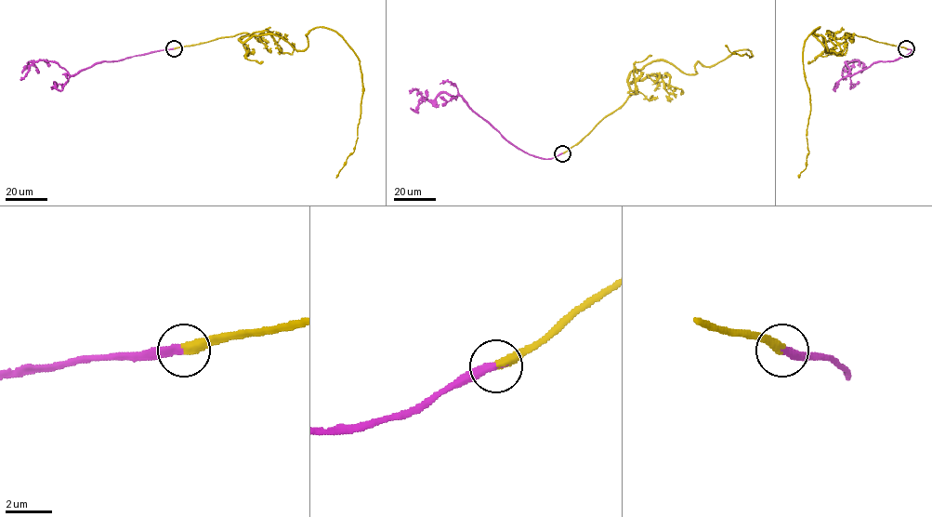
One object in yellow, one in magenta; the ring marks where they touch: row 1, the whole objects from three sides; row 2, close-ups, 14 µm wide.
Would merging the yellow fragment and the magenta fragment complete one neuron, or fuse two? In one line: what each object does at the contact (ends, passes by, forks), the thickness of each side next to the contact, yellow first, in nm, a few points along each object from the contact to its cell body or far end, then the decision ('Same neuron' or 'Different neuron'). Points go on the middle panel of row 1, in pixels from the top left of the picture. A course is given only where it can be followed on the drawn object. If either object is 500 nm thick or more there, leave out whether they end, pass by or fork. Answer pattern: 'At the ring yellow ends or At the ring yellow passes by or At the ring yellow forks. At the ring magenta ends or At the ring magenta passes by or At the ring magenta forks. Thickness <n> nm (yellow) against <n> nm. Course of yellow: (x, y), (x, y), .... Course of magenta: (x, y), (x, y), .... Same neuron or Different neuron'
At the ring yellow ends. At the ring magenta ends. Thickness 400 nm (yellow) against 360 nm. Course of yellow: (562, 153), (636, 91), (632, 72), (663, 60), (693, 74), (697, 61), (751, 56), (725, 46). Course of magenta: (562, 153), (542, 158), (523, 152), (461, 96), (440, 92), (426, 100), (417, 90), (409, 91). Same neuron

